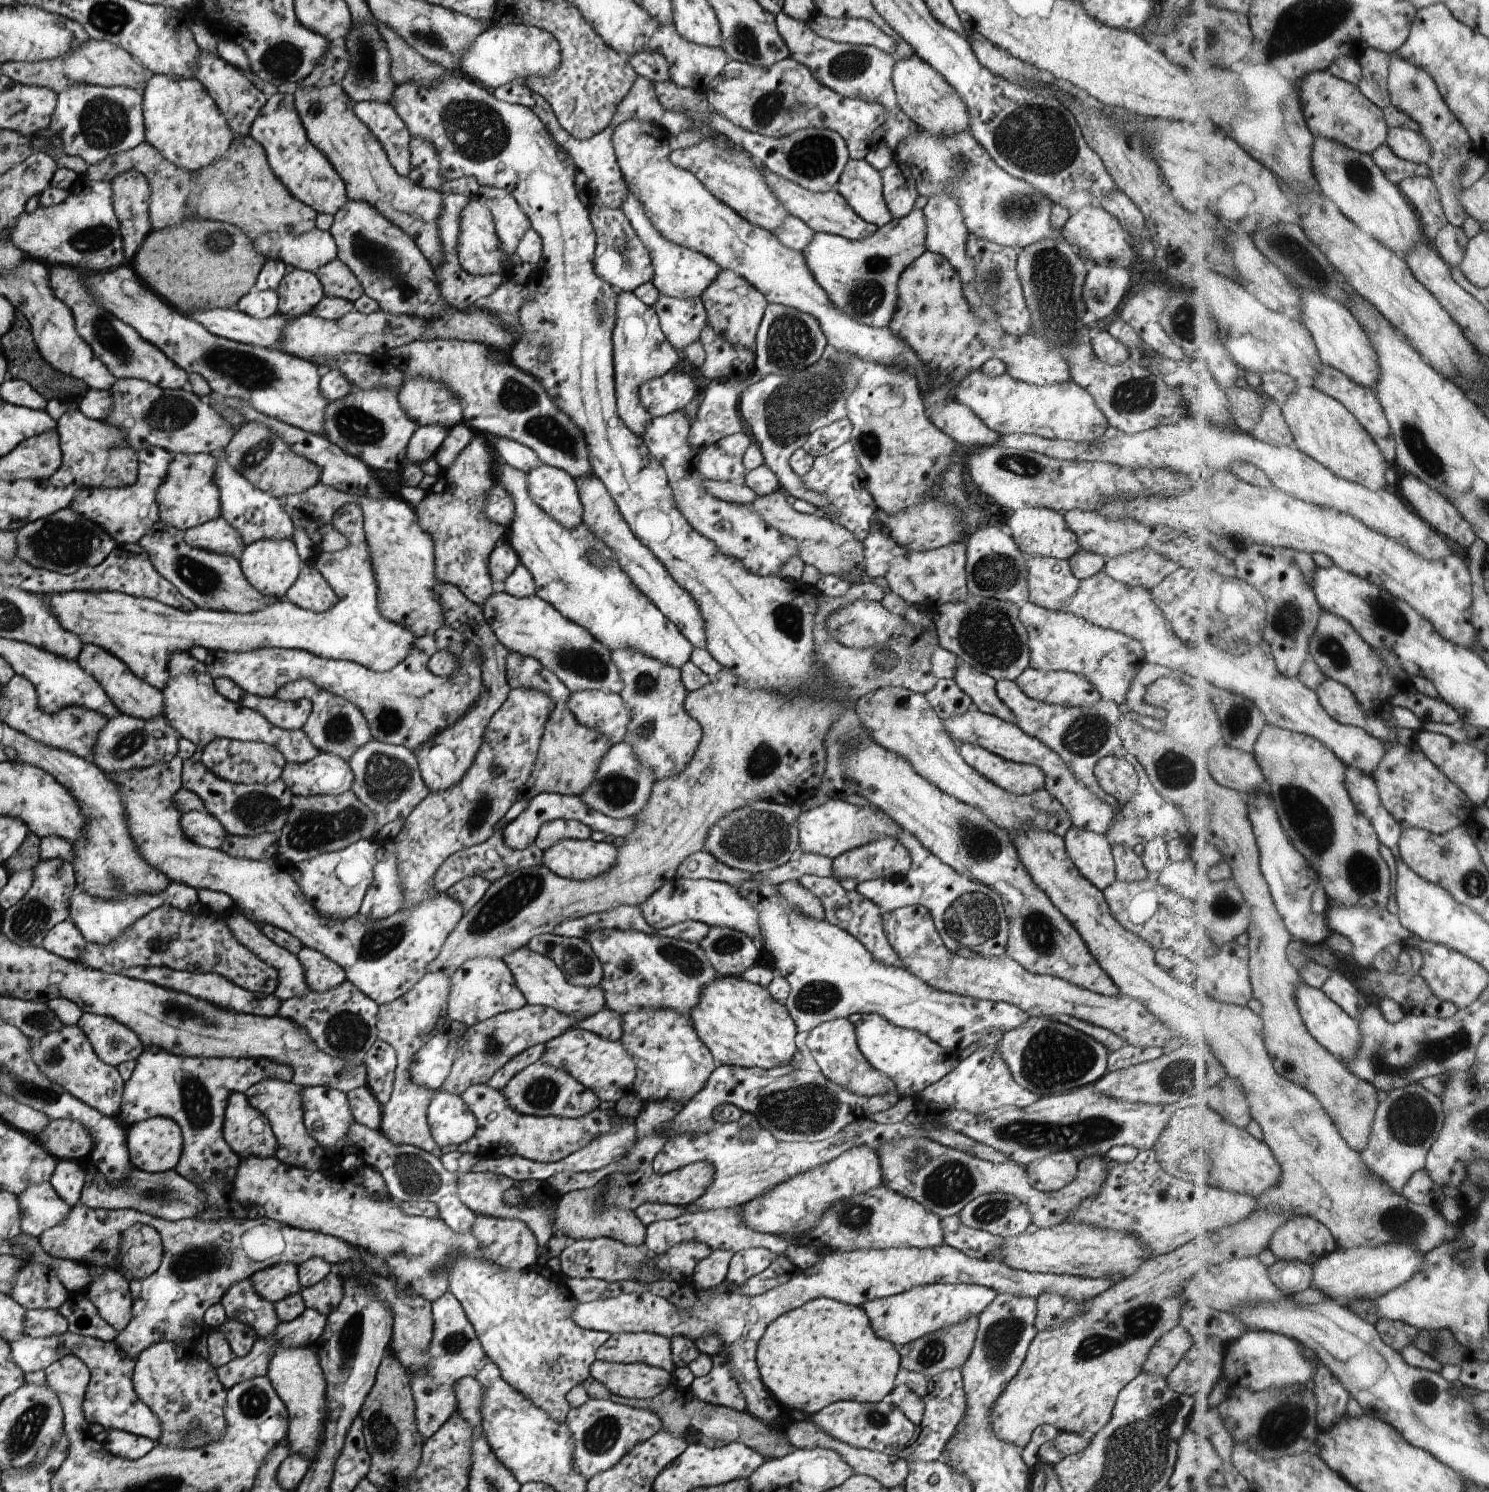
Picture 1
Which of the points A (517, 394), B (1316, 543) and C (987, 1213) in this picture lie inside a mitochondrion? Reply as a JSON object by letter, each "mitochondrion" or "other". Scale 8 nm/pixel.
{"A":"mitochondrion","B":"other","C":"mitochondrion"}

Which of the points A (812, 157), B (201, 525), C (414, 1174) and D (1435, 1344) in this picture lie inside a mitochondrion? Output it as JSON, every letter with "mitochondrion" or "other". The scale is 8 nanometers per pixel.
{"A":"mitochondrion","B":"other","C":"mitochondrion","D":"mitochondrion"}

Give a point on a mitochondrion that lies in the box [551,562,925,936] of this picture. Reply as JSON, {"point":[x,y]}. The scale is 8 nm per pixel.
{"point":[763,837]}

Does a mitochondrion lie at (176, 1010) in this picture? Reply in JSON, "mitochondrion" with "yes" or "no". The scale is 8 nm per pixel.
{"mitochondrion":"yes"}

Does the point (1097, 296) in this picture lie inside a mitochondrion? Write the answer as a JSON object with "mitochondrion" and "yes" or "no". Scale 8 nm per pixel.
{"mitochondrion":"yes"}

